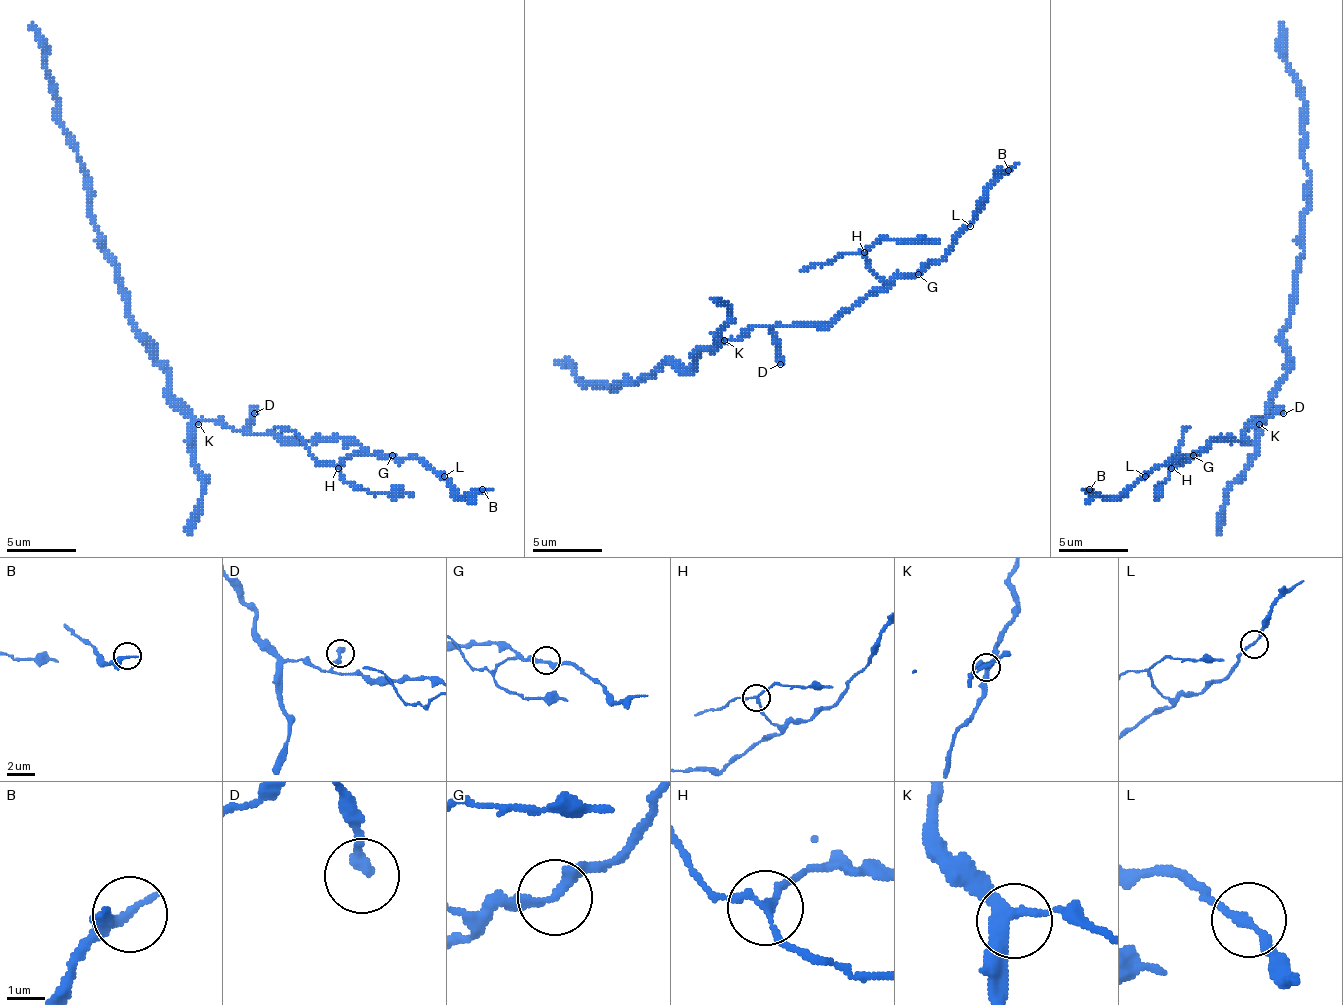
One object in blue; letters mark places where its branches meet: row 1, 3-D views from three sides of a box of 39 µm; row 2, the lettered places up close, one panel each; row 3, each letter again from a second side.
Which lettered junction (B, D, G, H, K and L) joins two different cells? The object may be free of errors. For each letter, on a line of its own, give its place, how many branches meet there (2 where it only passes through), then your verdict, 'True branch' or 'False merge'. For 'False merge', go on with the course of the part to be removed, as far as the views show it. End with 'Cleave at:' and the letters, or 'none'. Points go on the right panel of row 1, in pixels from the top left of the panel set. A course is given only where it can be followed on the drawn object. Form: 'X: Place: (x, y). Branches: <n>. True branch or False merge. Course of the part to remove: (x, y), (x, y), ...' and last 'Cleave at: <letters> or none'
B: Place: (1089, 489). Branches: 2. True branch
D: Place: (1283, 413). Branches: 1. True branch
G: Place: (1193, 455). Branches: 2. True branch
H: Place: (1171, 468). Branches: 3. False merge. Course of the part to remove: (1172, 469), (1158, 486), (1162, 496)
K: Place: (1259, 424). Branches: 3. True branch
L: Place: (1145, 476). Branches: 2. True branch
Cleave at: H

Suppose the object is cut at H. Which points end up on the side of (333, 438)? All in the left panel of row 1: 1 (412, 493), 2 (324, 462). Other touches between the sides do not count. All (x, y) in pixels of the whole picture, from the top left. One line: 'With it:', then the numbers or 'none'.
With it: none

